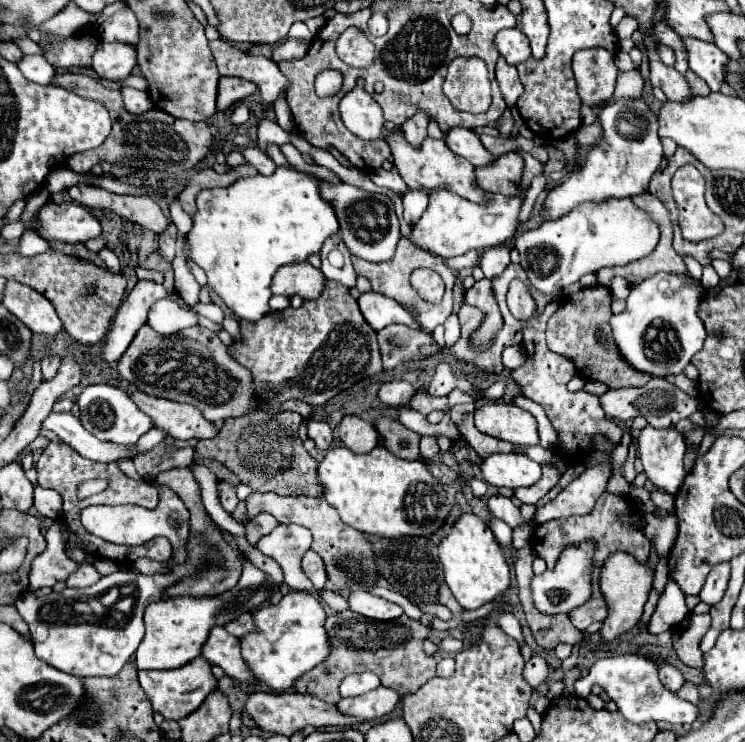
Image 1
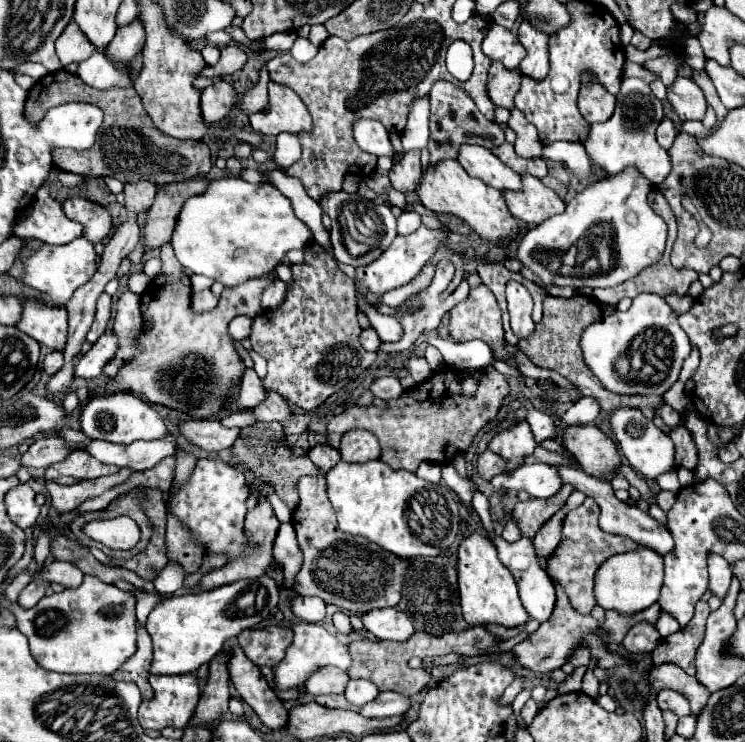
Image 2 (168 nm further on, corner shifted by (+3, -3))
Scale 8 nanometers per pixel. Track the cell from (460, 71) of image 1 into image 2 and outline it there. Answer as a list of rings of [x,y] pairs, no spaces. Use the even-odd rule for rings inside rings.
[[[439,80],[431,88],[431,138],[429,138],[429,154],[431,166],[437,166],[443,160],[457,160],[461,144],[479,144],[487,150],[505,142],[505,134],[501,126],[493,120],[487,120],[477,108],[475,102],[459,90],[453,82]]]

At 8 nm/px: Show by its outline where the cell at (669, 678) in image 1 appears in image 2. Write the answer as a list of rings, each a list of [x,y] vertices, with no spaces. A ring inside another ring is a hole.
[[[661,690],[659,696],[657,696],[657,702],[659,702],[659,708],[661,708],[661,710],[671,710],[671,712],[675,712],[679,718],[691,714],[691,712],[689,712],[687,698],[685,698],[685,696],[679,696],[679,694],[673,692],[673,690]]]

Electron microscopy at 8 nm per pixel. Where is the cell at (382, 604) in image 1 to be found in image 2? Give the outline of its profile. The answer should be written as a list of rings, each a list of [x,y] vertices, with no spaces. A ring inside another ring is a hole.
[[[383,608],[375,612],[367,612],[363,614],[363,624],[373,636],[381,640],[403,642],[415,634],[411,620],[397,608]]]

